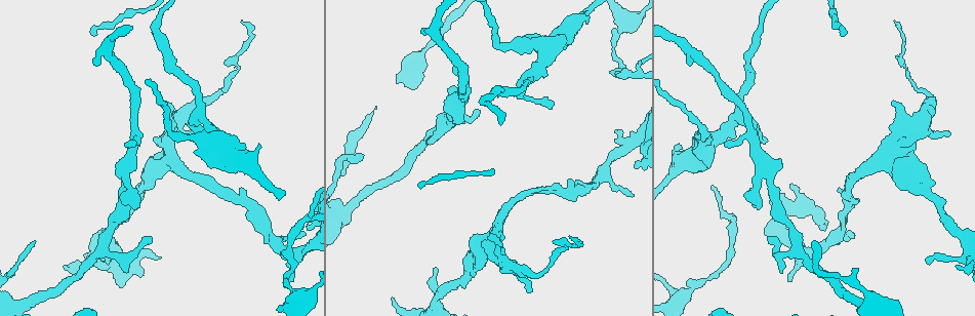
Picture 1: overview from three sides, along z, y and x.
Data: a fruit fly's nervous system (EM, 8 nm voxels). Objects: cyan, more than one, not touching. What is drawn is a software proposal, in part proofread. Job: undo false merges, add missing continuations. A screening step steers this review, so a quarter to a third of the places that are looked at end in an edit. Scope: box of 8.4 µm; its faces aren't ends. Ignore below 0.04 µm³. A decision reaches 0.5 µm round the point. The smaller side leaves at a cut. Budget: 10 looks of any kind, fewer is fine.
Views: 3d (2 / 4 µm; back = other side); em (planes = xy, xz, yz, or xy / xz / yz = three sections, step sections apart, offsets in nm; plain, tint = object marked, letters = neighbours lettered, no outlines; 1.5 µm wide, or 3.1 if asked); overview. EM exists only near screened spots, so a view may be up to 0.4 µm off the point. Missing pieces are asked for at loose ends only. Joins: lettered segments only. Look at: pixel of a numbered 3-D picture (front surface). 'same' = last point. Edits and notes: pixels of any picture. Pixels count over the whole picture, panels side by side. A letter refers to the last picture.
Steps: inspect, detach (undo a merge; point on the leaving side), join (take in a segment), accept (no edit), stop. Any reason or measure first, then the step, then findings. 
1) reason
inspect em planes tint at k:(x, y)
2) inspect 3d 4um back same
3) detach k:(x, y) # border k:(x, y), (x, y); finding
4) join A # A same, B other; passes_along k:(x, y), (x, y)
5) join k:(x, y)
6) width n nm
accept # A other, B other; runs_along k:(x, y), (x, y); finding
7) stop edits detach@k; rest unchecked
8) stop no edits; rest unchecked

free end
inspect 3d 2um at 1:(289, 279)

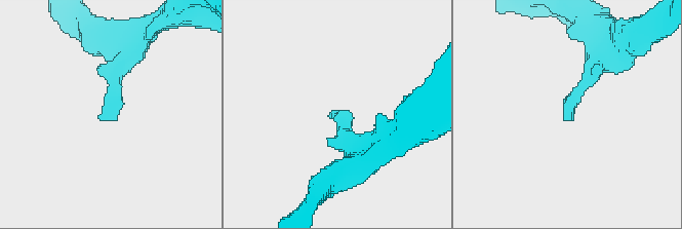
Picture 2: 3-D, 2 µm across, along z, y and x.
inspect em yz step 4 tint at 2:(332, 114)

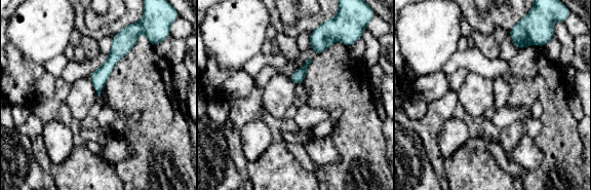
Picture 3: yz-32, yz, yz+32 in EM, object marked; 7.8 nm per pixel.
cut it another way
inspect em planes letters same

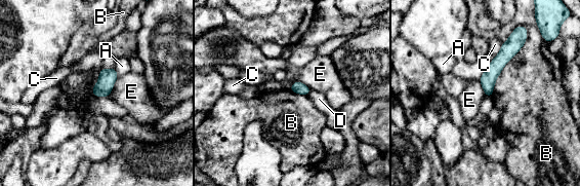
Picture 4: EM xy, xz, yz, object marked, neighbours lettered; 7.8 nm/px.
accept # A other, B other, C other, D other, E other; runs_along 4:(513, 37), (489, 76), (488, 94); no lettered segment goes on from it

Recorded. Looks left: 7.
thin end
inspect 3d 2um at 1:(766, 140)

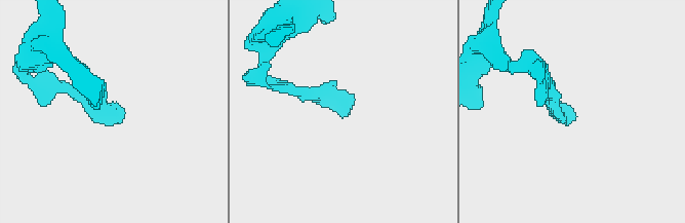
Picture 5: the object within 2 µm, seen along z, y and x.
inspect em planes letters at 5:(116, 115)

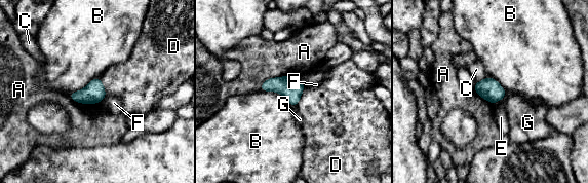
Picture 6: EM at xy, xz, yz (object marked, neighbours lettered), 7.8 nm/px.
accept # A other, B other, C other, D other, E other, F other, G other; border 6:(106, 96), (103, 99); none of them fits

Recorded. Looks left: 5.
calibre changes
inspect em xz step 4 tint at 1:(348, 206)

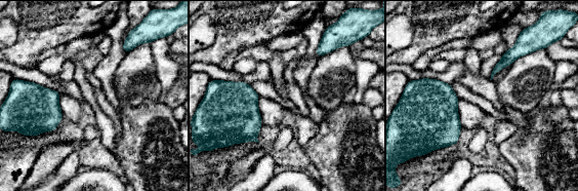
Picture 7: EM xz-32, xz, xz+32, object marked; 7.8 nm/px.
inspect em yz step 8 letters same

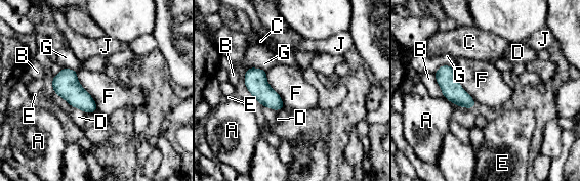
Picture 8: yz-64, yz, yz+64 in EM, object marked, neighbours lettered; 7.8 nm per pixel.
width 140 nm
accept # A other, B other, C other, D other, E other, F other, G other, J other; border 8:(54, 92), (71, 105), (86, 112); one neuron here

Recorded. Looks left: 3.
branch stops here
inspect em planes tint at 1:(767, 239)

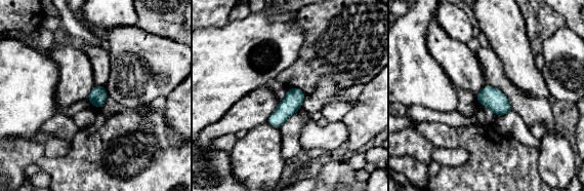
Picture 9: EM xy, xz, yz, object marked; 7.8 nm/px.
inspect em planes letters same

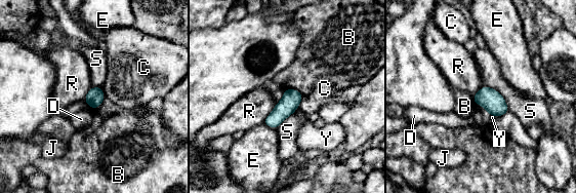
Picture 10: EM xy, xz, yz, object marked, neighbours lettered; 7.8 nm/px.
accept # B other, C other, D other, E other, J other, R other, S other, Y other; border 10:(105, 95), (97, 107), (89, 107); none of them fits

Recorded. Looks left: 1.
stop no edits; rest unchecked

